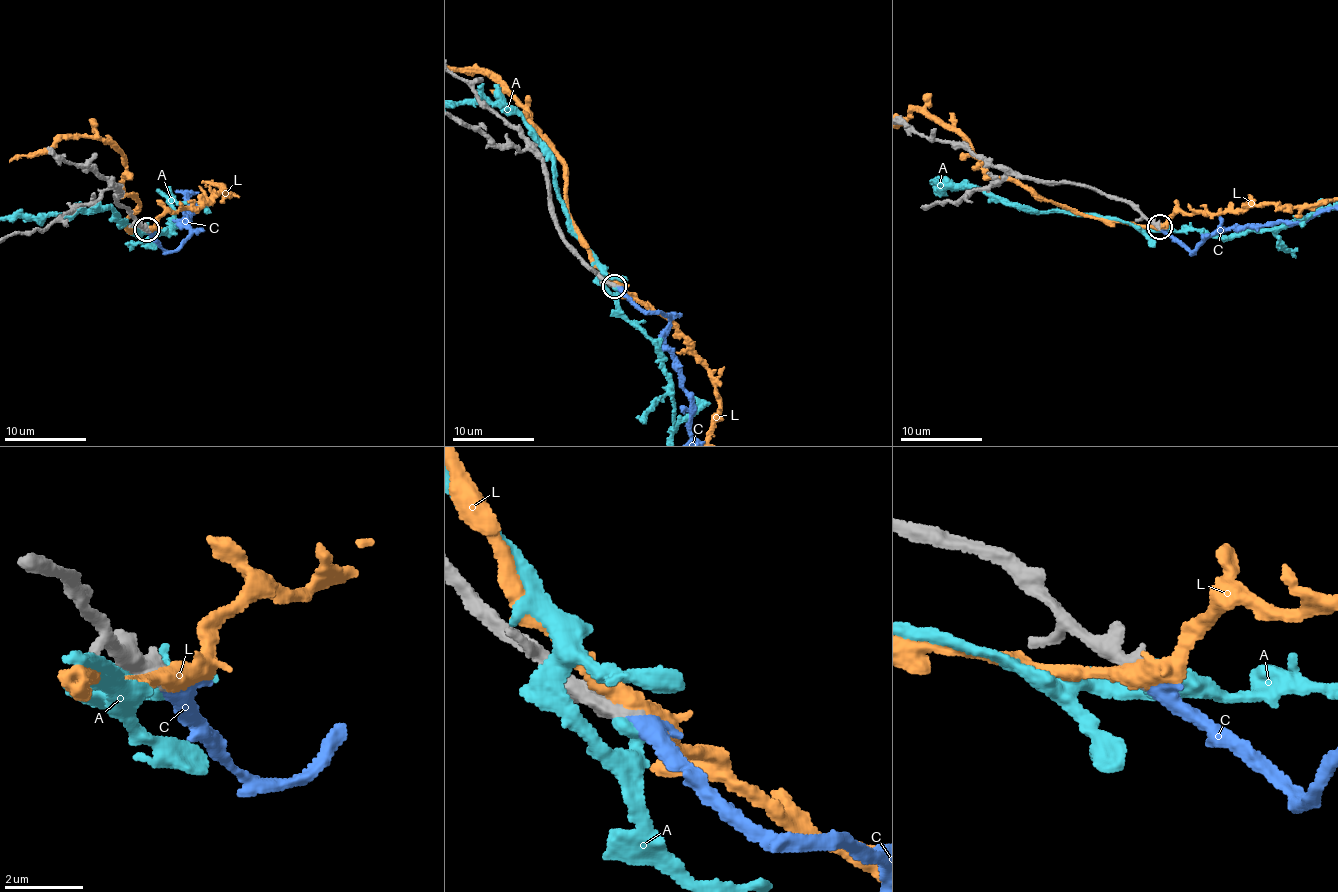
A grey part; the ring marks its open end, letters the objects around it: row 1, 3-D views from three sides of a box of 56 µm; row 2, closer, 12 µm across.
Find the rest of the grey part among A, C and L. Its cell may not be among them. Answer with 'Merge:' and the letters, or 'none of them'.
Merge: C

